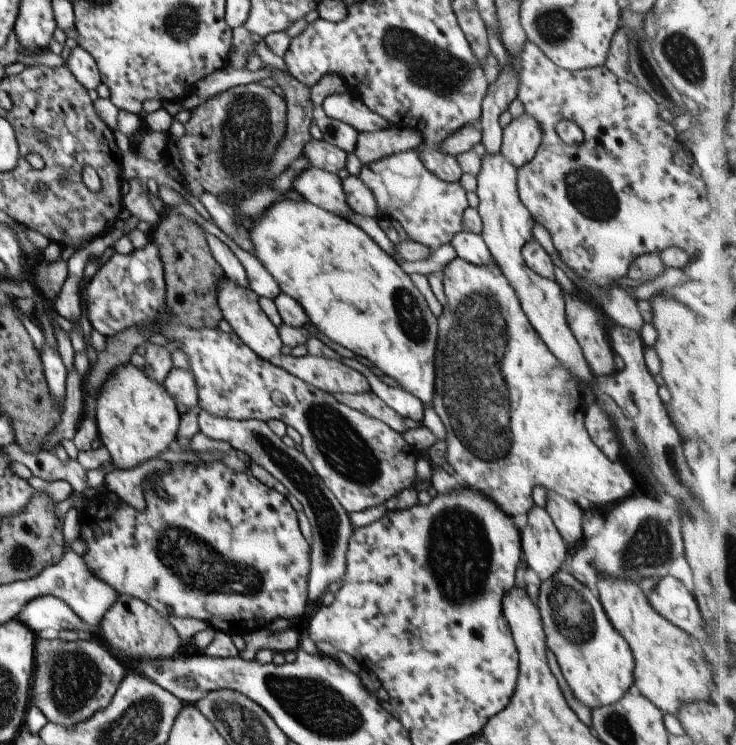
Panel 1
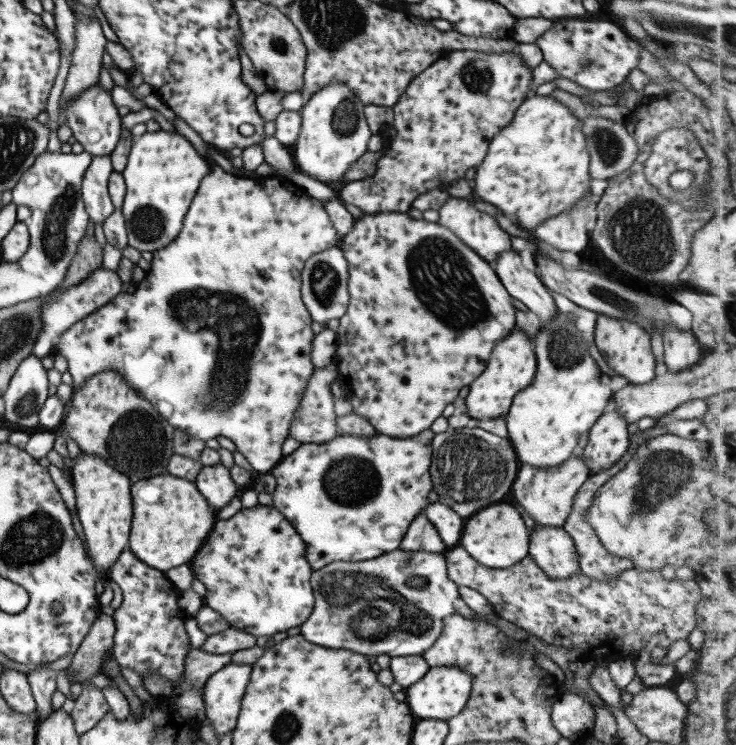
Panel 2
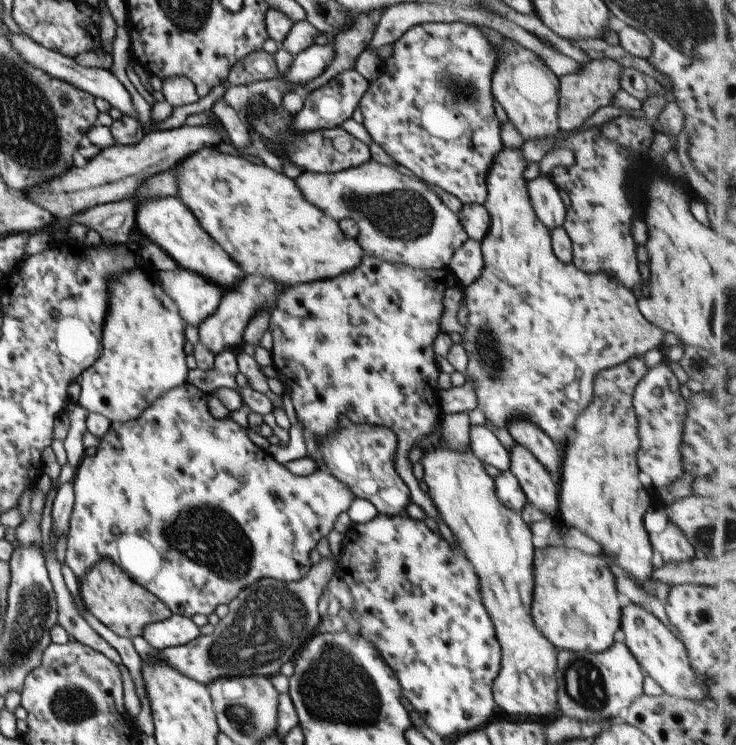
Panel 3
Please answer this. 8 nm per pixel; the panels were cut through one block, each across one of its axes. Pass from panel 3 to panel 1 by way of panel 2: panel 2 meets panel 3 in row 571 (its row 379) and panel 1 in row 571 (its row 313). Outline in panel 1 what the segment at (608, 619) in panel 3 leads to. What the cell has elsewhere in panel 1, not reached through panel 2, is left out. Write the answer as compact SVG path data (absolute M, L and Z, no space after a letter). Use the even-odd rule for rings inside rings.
M559 569L551 577L541 581L538 589L536 608L540 615L544 642L546 648L553 653L573 698L586 706L589 711L595 711L597 708L620 700L633 683L633 658L625 640L622 640L621 636L609 625L598 599L571 574Z

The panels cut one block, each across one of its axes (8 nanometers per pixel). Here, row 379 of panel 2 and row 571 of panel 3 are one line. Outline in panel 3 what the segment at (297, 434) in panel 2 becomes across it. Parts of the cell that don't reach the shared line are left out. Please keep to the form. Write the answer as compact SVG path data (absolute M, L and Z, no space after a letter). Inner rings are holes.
M322 556L301 580L279 582L263 578L240 590L227 603L227 614L219 619L211 634L200 634L187 644L161 650L151 648L142 636L130 641L143 664L163 662L175 672L204 685L223 677L270 677L279 673L285 662L293 661L316 632L321 618L316 604L321 594L326 593L331 576L333 556Z

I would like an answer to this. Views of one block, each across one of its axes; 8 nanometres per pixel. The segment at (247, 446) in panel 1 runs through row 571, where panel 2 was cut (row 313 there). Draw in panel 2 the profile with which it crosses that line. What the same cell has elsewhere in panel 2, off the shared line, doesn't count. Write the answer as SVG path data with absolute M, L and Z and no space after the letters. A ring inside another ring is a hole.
M340 247L317 252L305 260L300 272L300 300L313 322L325 324L331 318L341 318L348 306L346 289L347 263Z

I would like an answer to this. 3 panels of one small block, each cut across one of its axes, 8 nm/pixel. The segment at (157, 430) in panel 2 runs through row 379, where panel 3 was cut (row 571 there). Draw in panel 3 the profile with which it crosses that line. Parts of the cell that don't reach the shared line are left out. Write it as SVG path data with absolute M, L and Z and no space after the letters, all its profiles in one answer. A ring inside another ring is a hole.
M108 557L101 558L97 564L93 564L83 574L83 578L78 580L78 593L87 611L111 632L126 639L141 636L147 624L167 620L172 615L157 596L153 596L149 590L131 580L126 572L117 564L113 564Z

